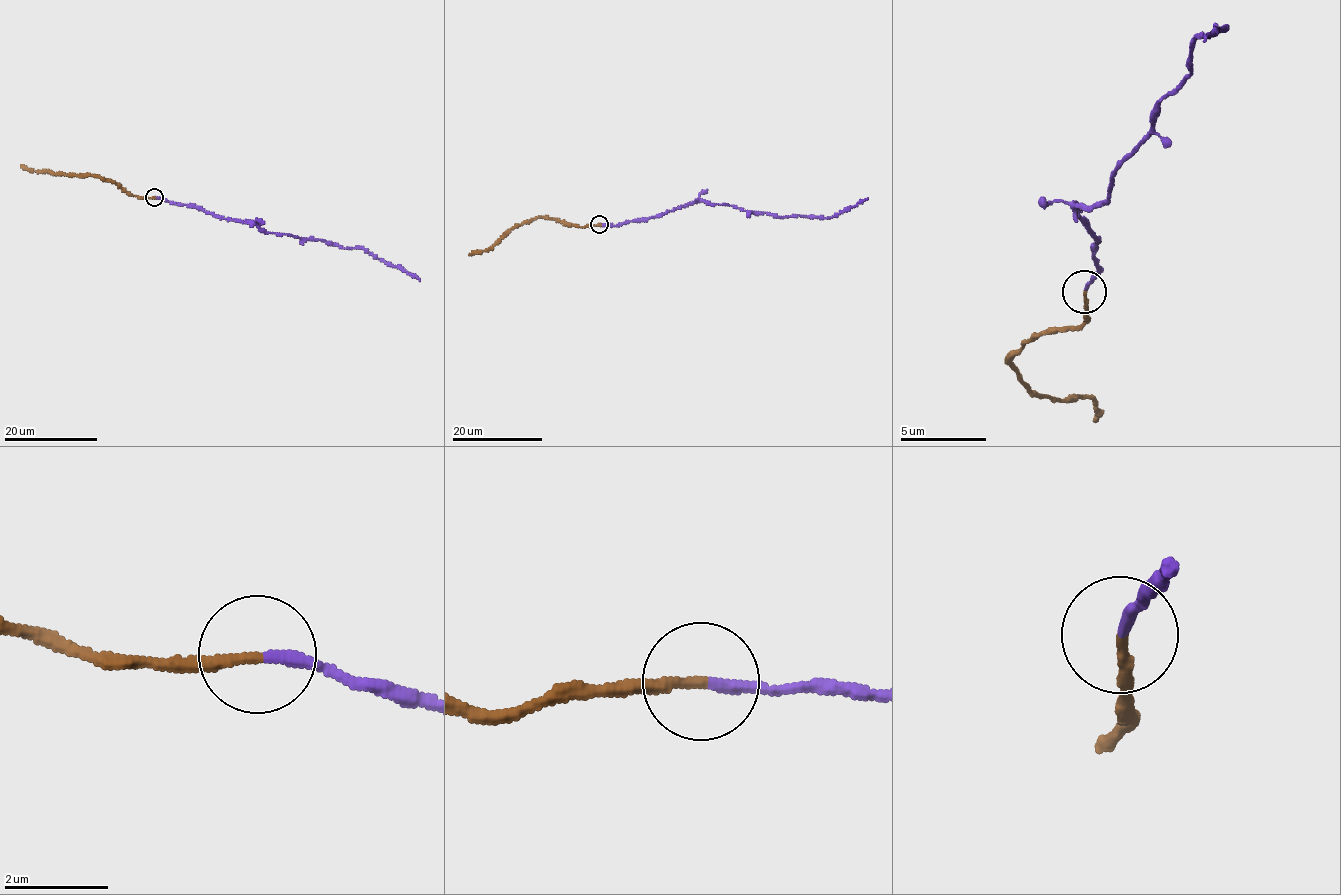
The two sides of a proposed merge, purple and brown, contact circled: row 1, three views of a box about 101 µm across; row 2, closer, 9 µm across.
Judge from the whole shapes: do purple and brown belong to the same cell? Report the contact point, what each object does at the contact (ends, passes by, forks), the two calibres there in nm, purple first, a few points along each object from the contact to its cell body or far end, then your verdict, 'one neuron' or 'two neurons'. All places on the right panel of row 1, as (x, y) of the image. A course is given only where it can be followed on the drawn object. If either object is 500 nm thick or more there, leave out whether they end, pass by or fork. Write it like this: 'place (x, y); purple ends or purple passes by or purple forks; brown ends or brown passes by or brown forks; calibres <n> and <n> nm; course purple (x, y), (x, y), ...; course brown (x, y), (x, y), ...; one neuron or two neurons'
place (1084, 291); purple ends; brown ends; calibres 240 and 200 nm; course purple (1083, 290), (1101, 237), (1077, 205), (1106, 202), (1116, 163), (1189, 78), (1198, 32), (1228, 23), (1205, 43); course brown (1083, 290), (1087, 324), (1021, 344), (1008, 365), (1033, 398), (1091, 398), (1094, 416); one neuron

